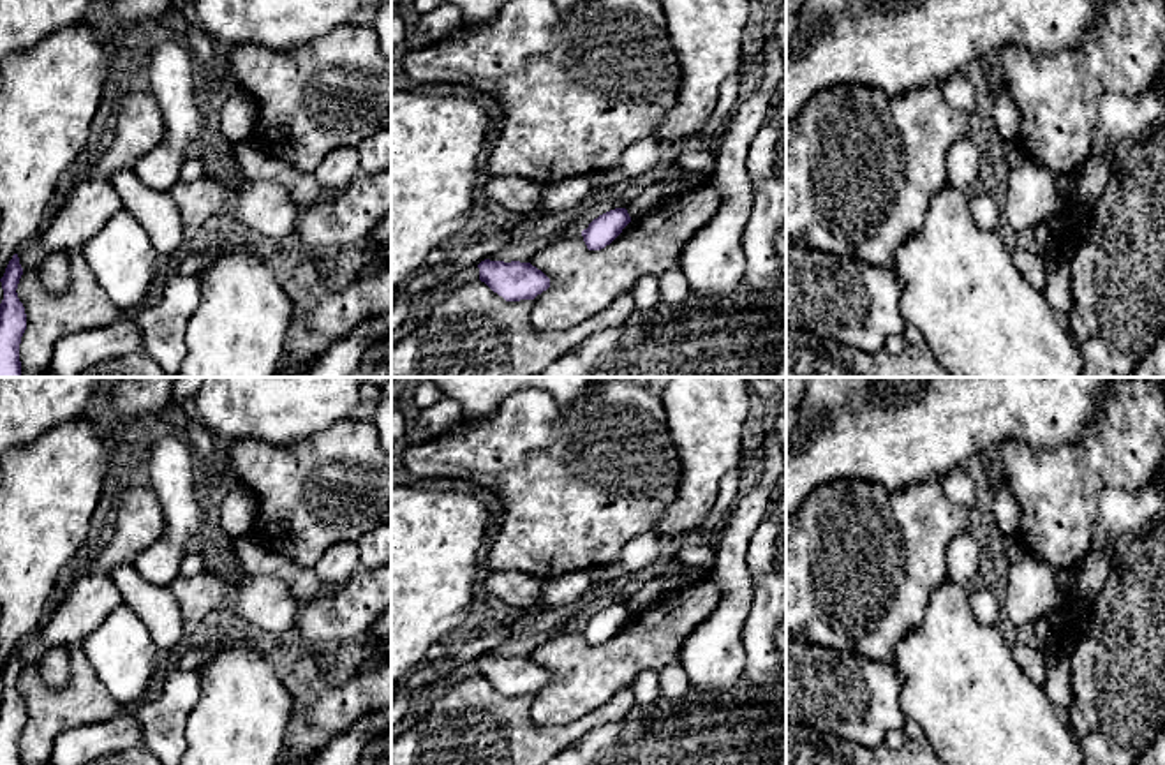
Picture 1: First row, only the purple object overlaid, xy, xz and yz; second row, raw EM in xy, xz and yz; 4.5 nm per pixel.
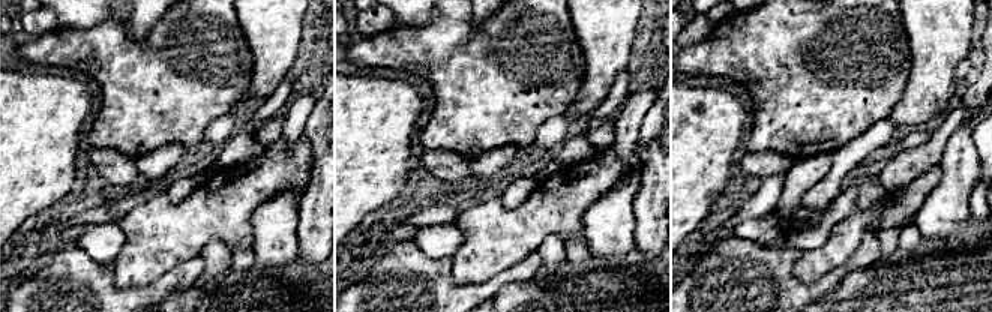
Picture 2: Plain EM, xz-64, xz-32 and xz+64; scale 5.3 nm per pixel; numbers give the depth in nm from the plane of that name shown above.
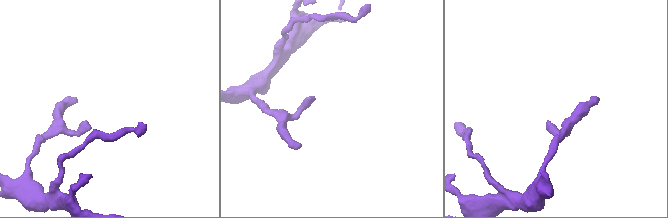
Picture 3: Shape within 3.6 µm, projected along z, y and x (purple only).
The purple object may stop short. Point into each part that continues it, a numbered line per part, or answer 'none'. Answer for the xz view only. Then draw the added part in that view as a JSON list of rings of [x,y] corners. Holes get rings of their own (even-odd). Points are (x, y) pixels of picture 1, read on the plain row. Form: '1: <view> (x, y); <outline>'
none

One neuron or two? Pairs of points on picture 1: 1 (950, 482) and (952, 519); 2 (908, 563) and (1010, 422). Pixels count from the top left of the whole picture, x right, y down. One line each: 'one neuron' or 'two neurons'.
1: two neurons
2: two neurons

